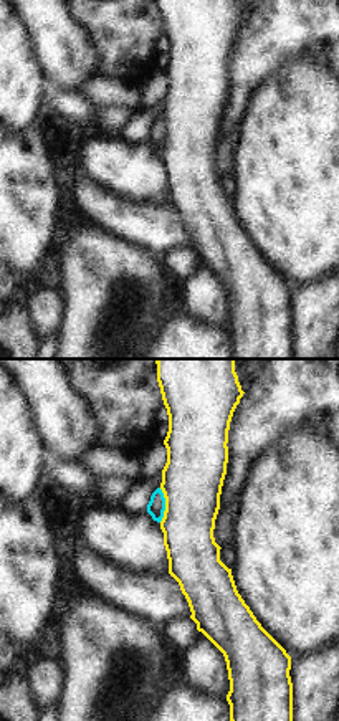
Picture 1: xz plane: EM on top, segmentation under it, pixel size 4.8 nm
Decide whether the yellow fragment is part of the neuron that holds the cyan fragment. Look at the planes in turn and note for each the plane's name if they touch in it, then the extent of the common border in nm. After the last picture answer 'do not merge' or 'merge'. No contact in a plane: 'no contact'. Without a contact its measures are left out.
contact in xz; length 170 nm

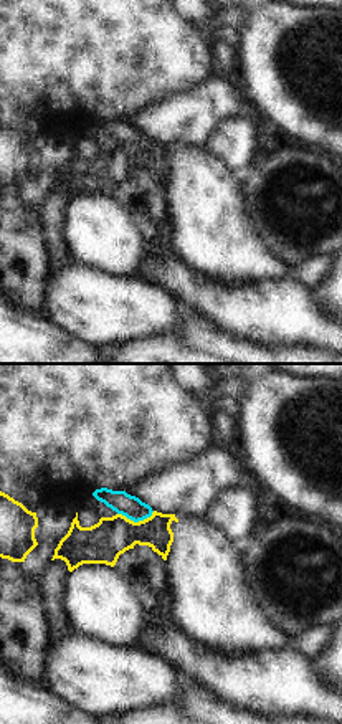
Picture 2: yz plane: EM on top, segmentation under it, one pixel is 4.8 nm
contact in yz; length 180 nm

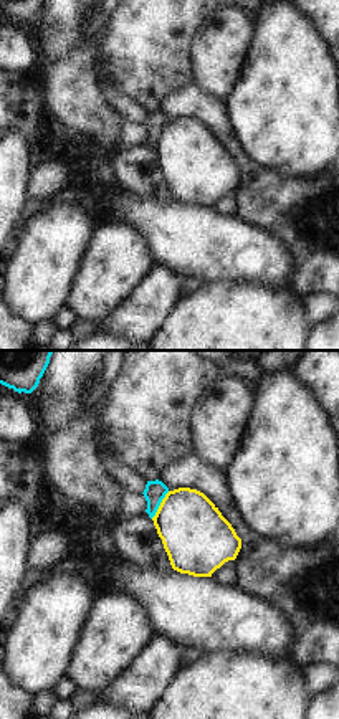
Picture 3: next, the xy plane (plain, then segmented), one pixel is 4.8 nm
contact in xy; length 160 nm

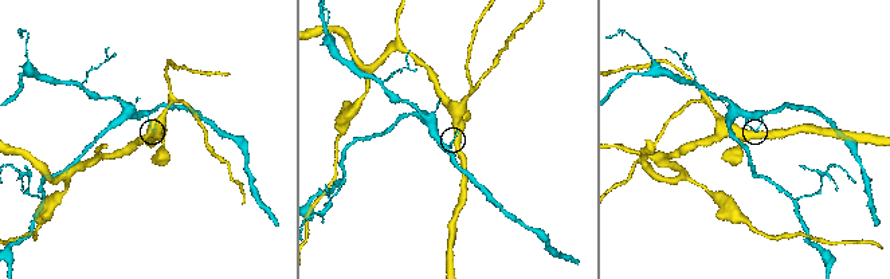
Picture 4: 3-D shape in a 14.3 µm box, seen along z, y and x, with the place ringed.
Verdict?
do not merge

